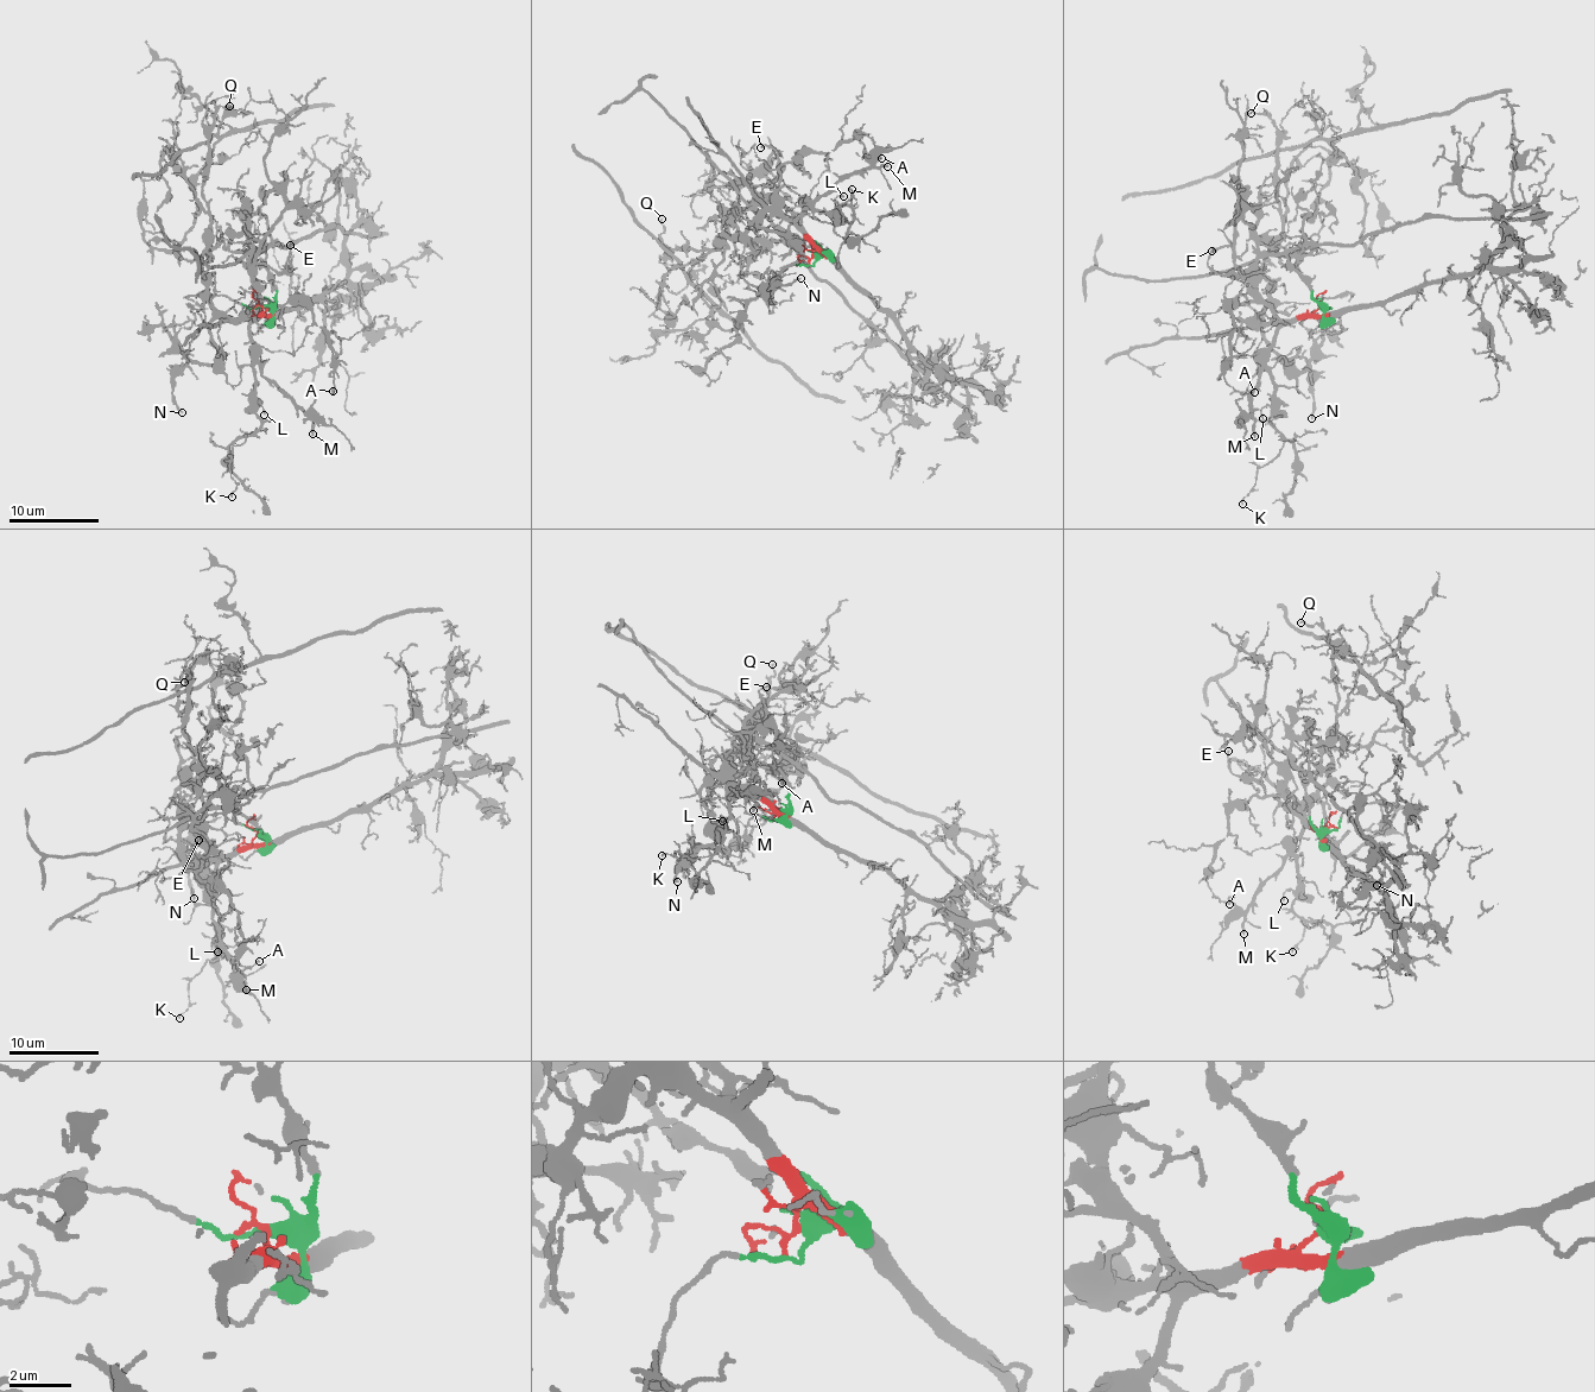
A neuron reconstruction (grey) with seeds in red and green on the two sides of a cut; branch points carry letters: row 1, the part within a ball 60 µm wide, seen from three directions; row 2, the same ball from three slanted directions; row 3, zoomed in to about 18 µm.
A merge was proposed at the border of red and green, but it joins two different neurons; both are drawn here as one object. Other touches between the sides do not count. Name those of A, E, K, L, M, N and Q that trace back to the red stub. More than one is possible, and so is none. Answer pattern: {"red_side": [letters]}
{"red_side": ["A", "E", "K", "L", "M", "N", "Q"]}

